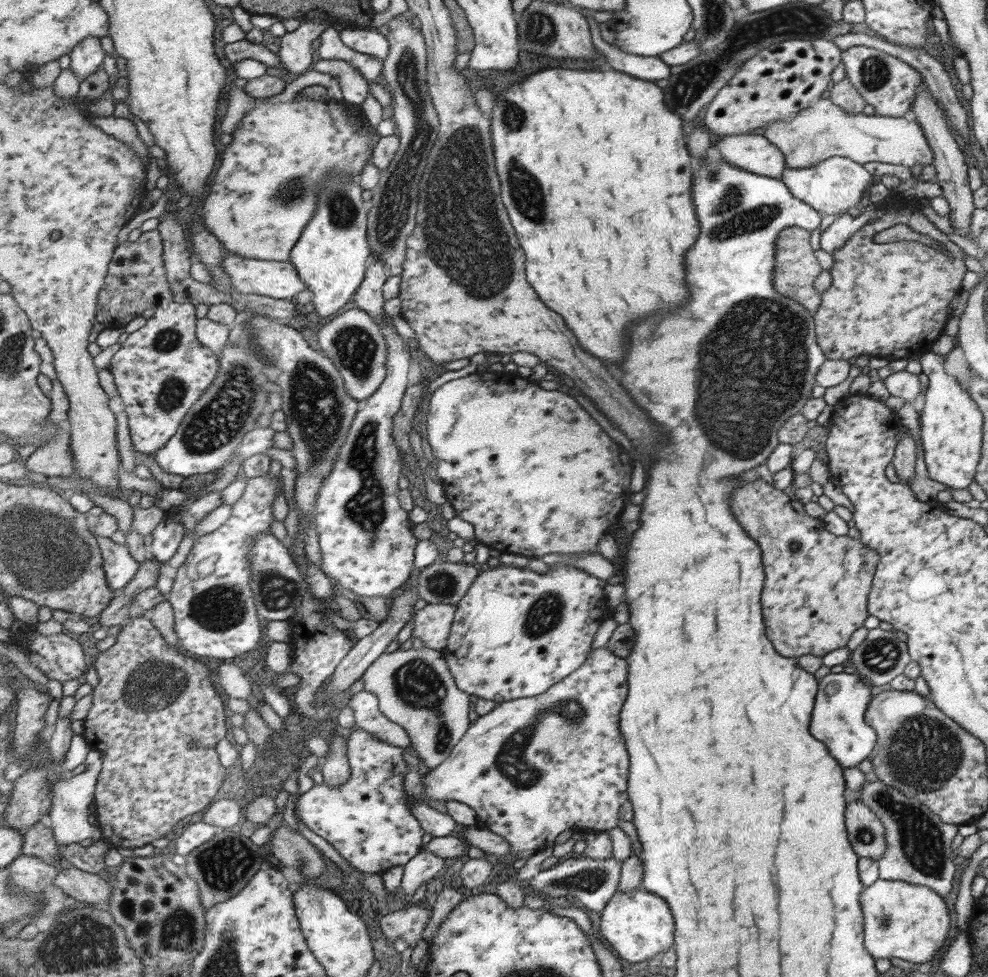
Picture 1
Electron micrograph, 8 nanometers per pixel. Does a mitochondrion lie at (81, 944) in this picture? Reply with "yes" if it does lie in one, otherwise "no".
yes

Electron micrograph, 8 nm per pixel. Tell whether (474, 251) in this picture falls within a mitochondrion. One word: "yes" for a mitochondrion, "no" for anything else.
yes

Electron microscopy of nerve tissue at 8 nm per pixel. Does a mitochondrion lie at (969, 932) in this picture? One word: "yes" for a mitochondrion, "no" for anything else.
no

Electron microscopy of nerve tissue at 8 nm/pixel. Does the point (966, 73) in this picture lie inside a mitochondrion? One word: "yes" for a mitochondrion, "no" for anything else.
no

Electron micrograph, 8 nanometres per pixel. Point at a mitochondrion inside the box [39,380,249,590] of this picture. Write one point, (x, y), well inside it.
(77, 522)

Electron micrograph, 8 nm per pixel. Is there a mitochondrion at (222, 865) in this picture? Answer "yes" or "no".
yes

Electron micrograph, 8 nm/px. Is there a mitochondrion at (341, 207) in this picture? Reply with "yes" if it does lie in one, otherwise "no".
yes

